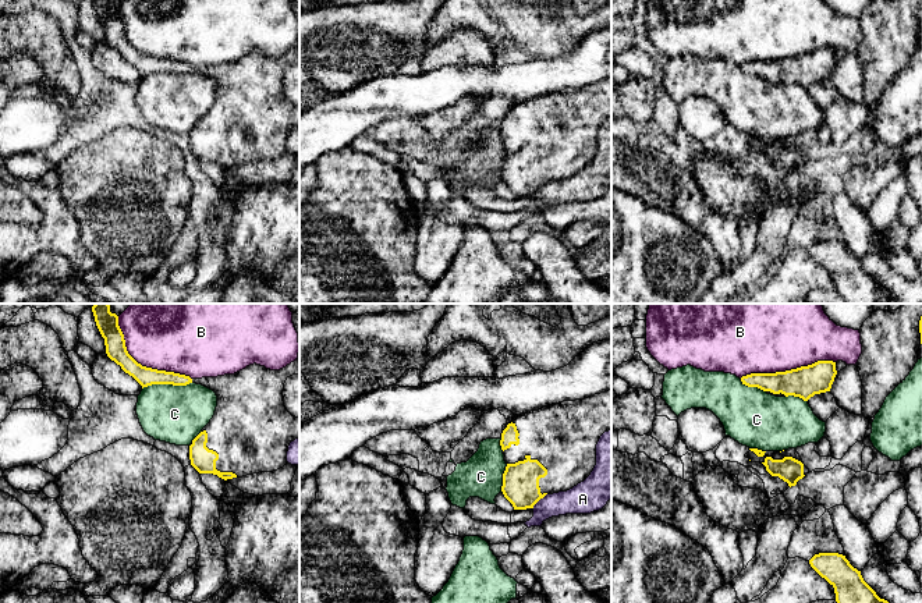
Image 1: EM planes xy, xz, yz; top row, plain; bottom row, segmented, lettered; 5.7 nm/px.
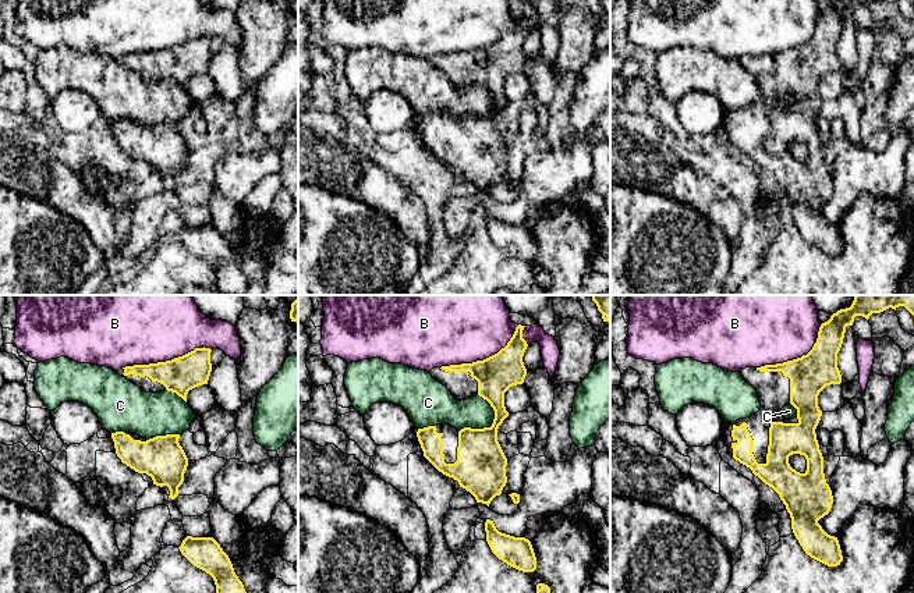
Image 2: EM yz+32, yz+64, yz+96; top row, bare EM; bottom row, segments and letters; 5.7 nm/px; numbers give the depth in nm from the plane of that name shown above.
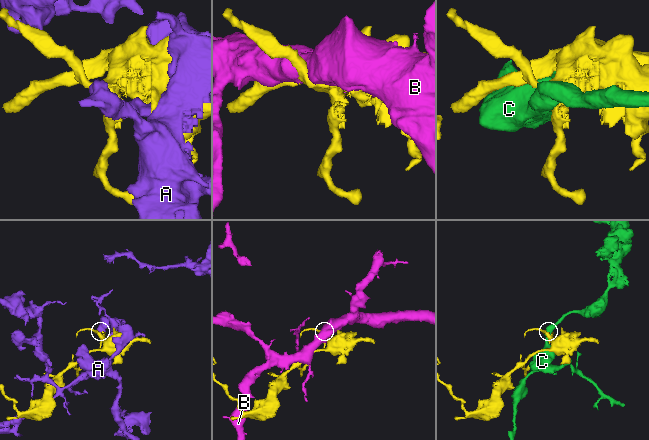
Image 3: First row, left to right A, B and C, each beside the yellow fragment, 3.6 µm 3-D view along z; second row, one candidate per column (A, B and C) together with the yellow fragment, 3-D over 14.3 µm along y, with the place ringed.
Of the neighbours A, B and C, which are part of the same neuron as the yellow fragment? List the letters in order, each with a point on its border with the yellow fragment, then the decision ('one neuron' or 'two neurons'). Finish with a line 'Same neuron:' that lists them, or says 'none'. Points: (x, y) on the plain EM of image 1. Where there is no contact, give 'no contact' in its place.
A: xz (538, 188) | two neurons
B: xy (141, 53) | two neurons
C: xy (166, 71) | two neurons
Same neuron: none

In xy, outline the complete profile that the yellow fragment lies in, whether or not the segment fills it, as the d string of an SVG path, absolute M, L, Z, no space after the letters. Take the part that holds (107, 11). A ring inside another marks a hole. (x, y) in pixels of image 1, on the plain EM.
M93 0L96 14L104 26L106 42L141 74L202 72L217 84L210 110L189 134L191 153L199 162L213 162L227 169L259 160L273 160L287 152L291 130L299 127L299 106L284 95L286 68L299 63L298 46L280 58L260 53L217 65L189 64L142 54L127 39L118 4Z

